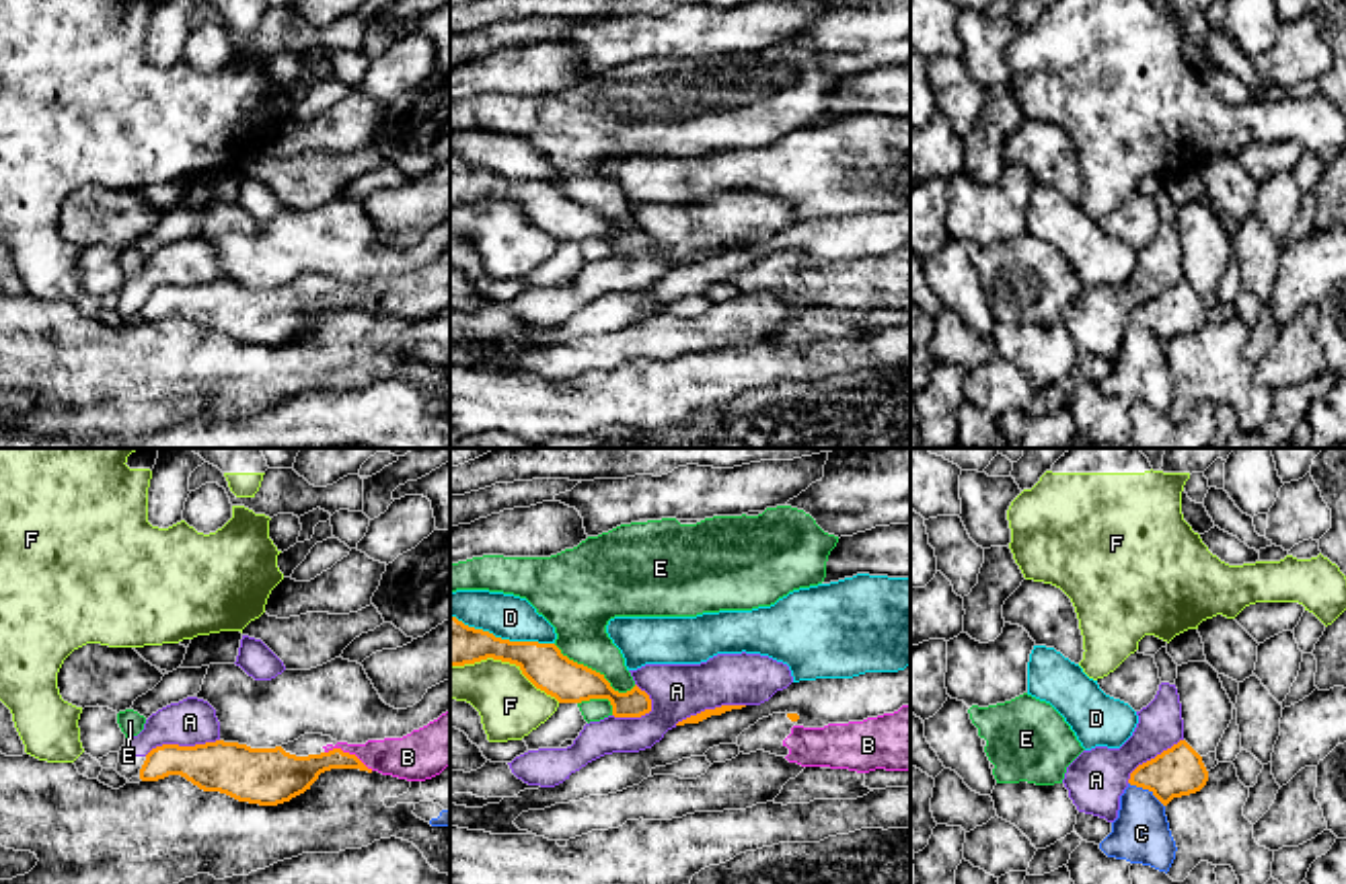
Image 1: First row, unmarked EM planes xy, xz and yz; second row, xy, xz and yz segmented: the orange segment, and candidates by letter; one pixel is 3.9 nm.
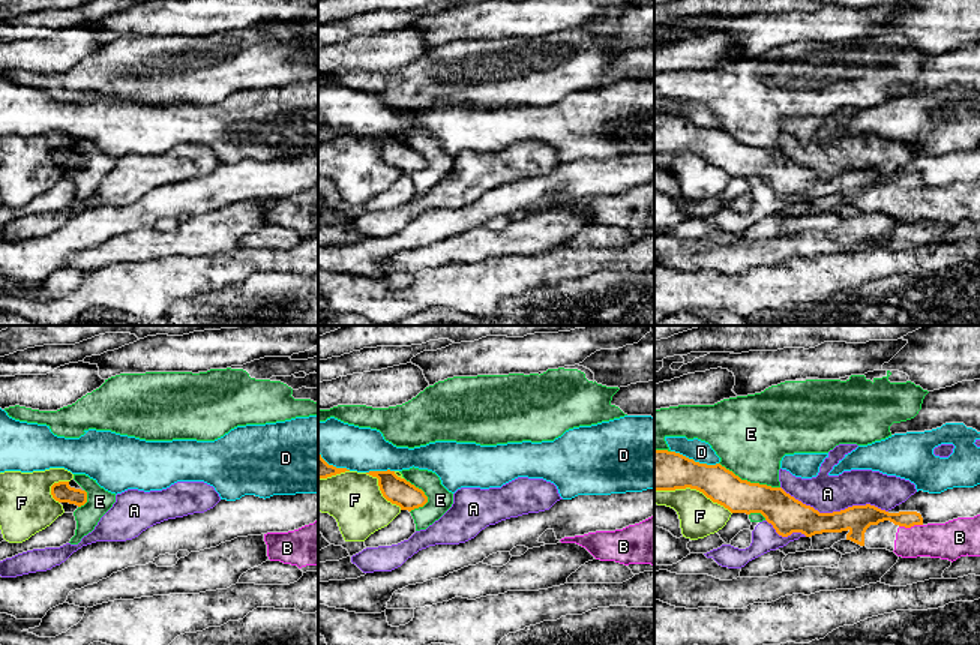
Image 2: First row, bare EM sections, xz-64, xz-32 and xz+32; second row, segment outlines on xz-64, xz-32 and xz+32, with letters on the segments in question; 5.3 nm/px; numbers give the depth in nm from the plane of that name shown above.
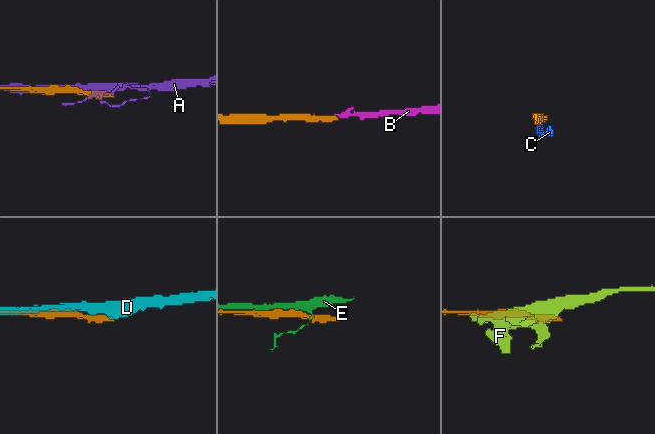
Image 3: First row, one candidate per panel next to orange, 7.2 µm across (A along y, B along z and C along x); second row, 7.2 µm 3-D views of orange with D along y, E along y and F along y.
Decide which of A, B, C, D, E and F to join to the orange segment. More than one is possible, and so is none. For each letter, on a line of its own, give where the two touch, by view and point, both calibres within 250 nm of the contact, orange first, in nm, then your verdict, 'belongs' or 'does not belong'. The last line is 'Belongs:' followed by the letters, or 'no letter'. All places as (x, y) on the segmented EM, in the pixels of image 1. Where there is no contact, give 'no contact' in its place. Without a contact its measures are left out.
A: xy (181, 747) | 200/180 nm | does not belong
B: xy (348, 753) | 170/180 nm | belongs
C: yz (1147, 788) | 190/220 nm | does not belong
D: xz (500, 638) | 180/180 nm | does not belong
E: xz (594, 671) | 170/240 nm | does not belong
F: xz (506, 660) | 180/240 nm | does not belong
Belongs: B

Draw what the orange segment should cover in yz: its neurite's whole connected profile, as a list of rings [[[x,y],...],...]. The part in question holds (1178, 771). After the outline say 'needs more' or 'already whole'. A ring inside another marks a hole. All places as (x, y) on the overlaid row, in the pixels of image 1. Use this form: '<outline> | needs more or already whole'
[[[1186,740],[1138,765],[1128,779],[1130,785],[1149,789],[1163,806],[1200,791],[1206,781],[1202,757]]] | already whole

